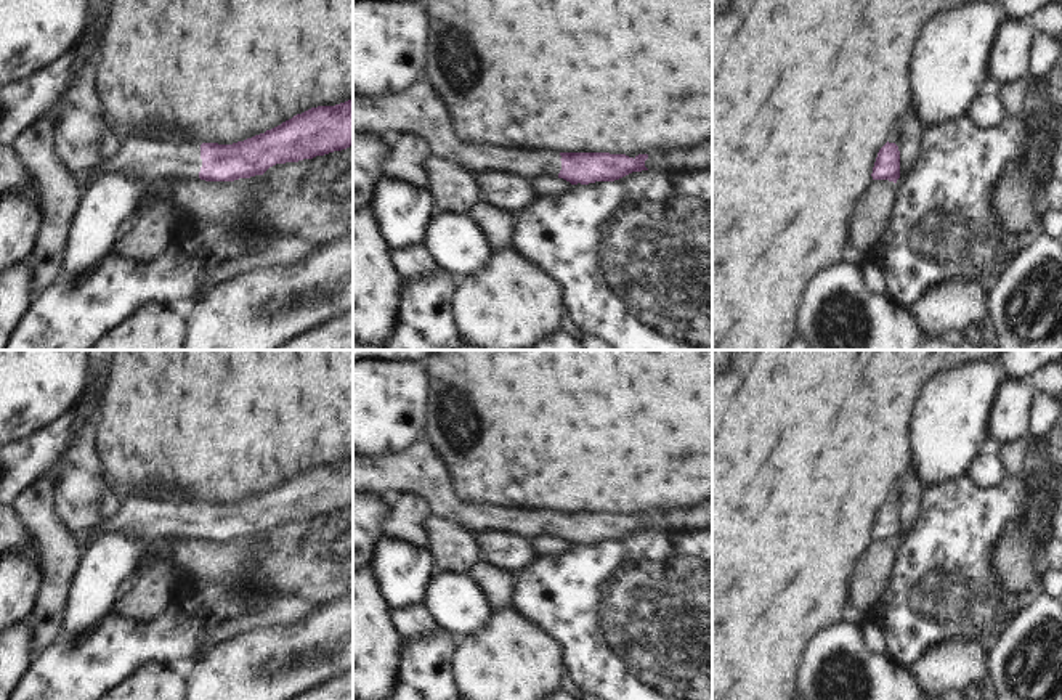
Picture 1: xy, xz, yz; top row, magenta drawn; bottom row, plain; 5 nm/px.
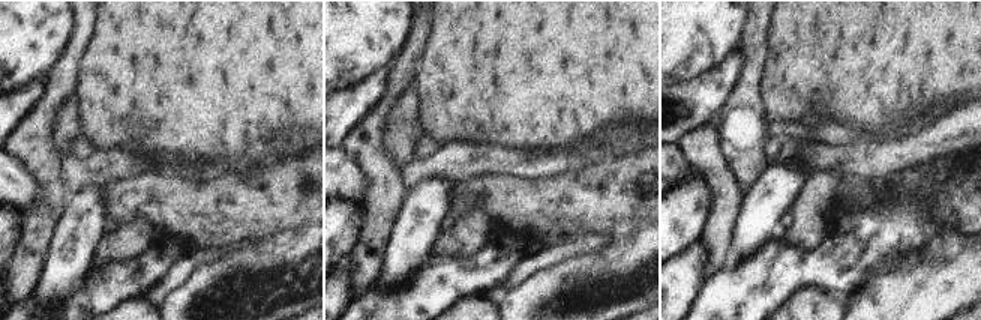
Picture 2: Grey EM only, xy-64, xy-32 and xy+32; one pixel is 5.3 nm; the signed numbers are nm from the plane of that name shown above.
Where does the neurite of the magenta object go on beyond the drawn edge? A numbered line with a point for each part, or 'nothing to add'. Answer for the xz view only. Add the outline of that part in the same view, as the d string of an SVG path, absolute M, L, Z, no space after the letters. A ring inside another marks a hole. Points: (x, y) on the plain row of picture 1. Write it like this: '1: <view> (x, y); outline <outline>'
1: xz (419, 471); outline M427 440L412 443L406 451L393 454L353 454L353 493L422 496L430 514L444 517L475 533L505 531L533 539L537 535L558 536L561 530L561 515L557 511L464 503L454 493L446 464Z

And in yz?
nothing to add

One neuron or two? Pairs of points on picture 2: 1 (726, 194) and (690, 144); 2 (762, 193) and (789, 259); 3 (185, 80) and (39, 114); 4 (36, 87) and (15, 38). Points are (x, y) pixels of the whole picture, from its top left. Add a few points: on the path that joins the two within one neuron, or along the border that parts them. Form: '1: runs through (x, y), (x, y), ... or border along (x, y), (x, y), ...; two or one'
1: runs through (722, 182), (702, 156); one
2: border along (776, 235), (747, 256); two
3: border along (83, 57), (74, 92); two
4: border along (44, 77), (29, 81), (15, 90); two

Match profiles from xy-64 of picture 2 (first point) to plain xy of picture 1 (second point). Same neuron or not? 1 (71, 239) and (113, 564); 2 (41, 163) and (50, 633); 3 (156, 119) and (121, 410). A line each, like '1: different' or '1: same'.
1: same
2: same
3: same

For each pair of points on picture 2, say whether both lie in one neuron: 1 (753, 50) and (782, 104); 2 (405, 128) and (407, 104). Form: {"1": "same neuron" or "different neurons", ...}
{"1": "different neurons", "2": "same neuron"}

